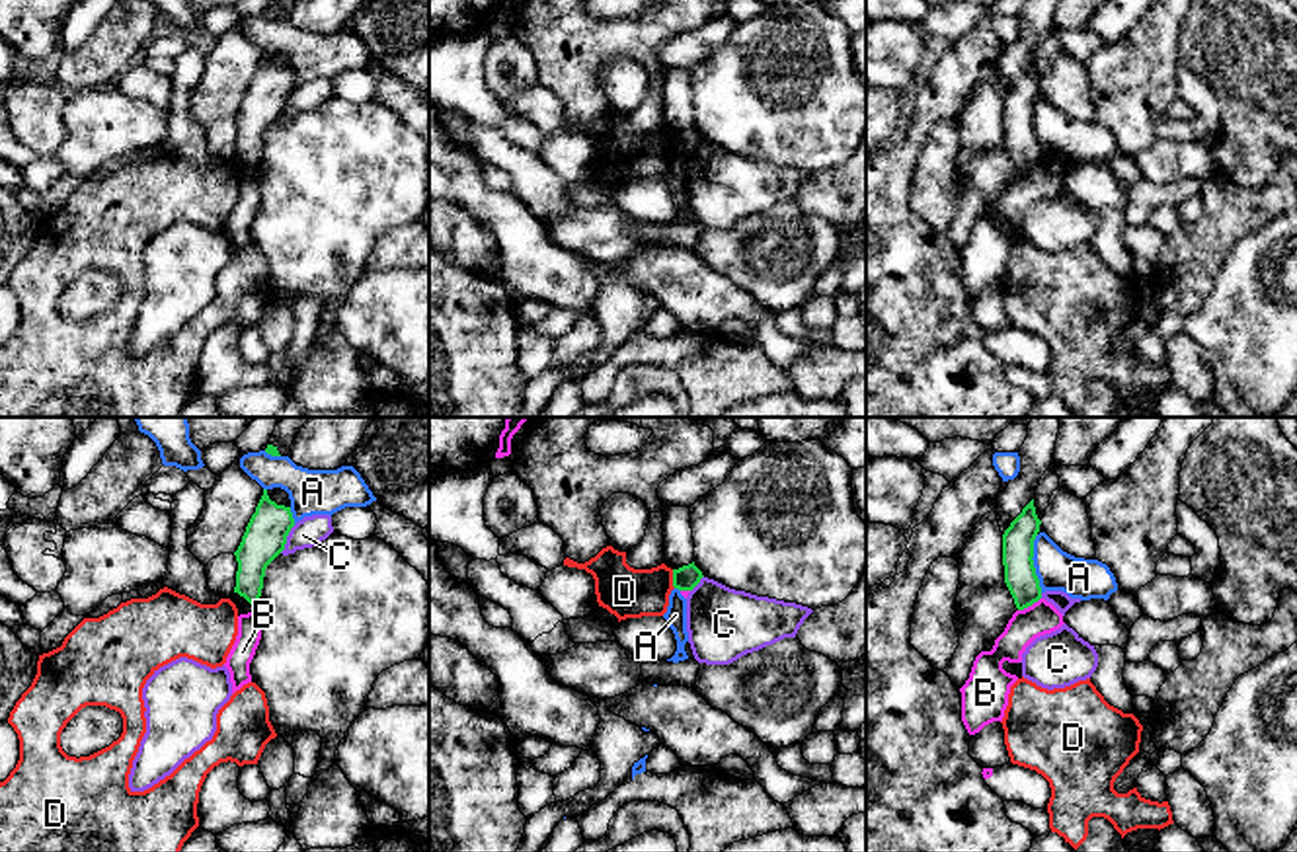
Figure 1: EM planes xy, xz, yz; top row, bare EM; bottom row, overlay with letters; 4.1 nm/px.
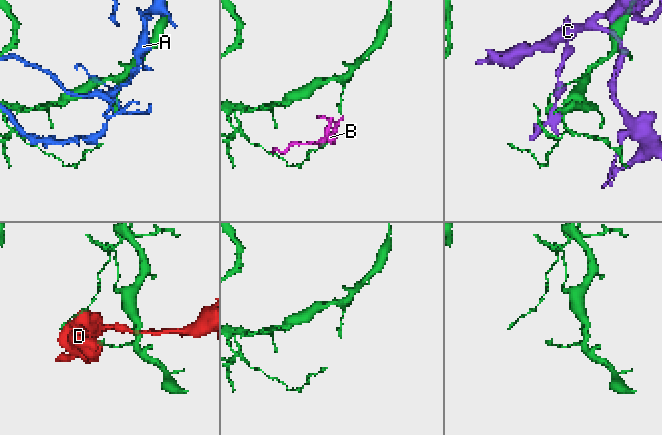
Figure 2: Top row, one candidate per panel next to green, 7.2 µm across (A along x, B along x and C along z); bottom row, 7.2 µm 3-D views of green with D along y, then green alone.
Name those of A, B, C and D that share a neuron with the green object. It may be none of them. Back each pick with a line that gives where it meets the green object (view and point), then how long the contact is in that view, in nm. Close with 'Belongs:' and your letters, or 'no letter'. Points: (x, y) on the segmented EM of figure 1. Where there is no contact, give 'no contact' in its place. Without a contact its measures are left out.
Belongs: no letter

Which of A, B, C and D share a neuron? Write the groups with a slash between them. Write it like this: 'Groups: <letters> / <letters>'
Groups: A / B / C / D

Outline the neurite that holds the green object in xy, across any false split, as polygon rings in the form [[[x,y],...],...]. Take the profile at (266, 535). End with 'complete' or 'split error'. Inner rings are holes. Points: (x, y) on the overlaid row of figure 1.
[[[267,489],[252,515],[238,550],[234,593],[244,597],[254,608],[259,606],[267,565],[285,550],[287,536],[295,526],[291,507],[269,499]]]; complete

